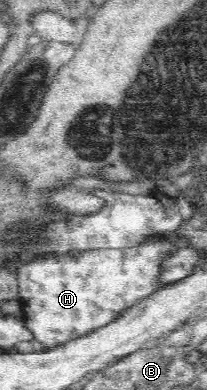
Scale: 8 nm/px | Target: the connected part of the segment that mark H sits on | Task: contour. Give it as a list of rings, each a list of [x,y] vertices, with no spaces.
[[[159,237],[125,249],[47,255],[19,266],[16,273],[23,307],[21,319],[46,349],[87,336],[95,329],[110,325],[127,309],[165,287],[160,281],[161,265],[175,251],[176,247],[166,238]]]

